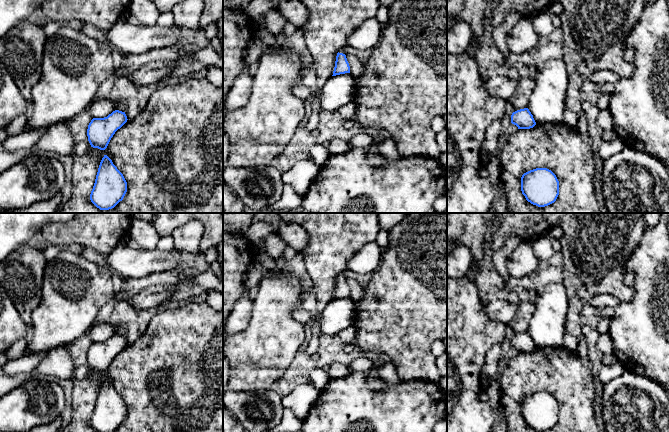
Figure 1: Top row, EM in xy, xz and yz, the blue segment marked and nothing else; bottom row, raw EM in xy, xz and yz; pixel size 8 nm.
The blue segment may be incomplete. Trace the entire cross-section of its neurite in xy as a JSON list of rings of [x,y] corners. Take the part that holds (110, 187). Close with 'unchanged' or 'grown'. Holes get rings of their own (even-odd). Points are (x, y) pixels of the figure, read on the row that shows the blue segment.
[[[104,155],[90,194],[91,202],[100,210],[109,210],[123,200],[126,192],[127,182],[123,174],[112,160]]]; unchanged

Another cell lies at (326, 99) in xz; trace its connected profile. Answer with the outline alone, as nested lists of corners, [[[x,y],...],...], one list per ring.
[[[351,73],[330,77],[320,92],[321,110],[334,111],[353,101],[356,78]]]

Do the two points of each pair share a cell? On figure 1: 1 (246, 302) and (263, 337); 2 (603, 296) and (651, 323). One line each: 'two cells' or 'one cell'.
1: two cells
2: two cells

